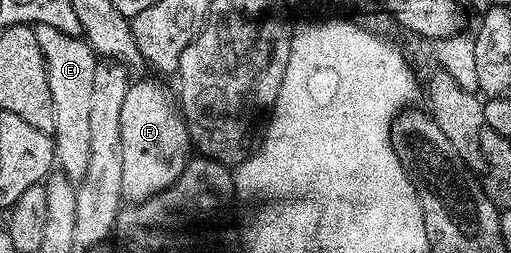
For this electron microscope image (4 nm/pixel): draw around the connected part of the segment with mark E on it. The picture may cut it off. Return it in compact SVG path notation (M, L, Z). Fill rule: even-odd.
M50 23L36 24L33 32L45 58L47 83L53 101L55 163L66 177L80 181L87 173L87 161L91 161L91 84L99 59L84 38L63 33Z

